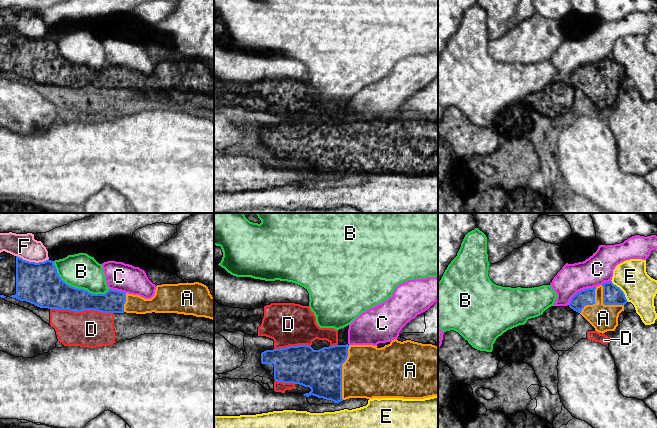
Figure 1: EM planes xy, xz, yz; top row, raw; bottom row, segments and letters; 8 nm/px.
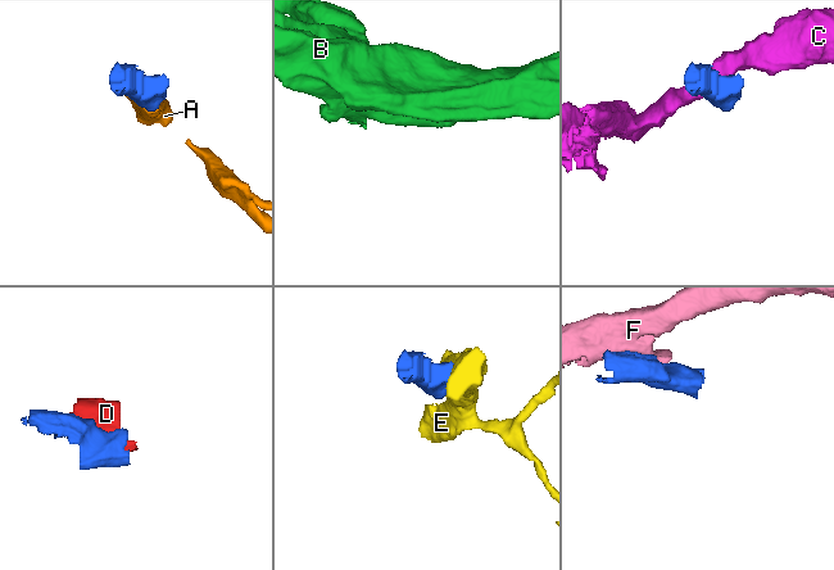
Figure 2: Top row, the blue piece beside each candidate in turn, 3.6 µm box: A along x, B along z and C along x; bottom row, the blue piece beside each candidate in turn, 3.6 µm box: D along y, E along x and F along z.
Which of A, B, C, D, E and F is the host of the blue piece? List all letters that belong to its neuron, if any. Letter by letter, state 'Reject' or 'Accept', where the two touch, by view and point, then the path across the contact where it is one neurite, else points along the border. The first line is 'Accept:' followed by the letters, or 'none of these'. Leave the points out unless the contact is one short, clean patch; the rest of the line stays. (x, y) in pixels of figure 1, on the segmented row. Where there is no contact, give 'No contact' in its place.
Accept: A
A: Accept. Touches blue at xz (341, 372)
B: Reject. Touches blue at xy (77, 288)
C: Reject. Touches blue at yz (581, 290)
D: Reject. Touches blue at xy (82, 310)
E: Reject. Touches blue at yz (621, 290)
F: Reject. Touches blue at xy (32, 262)

